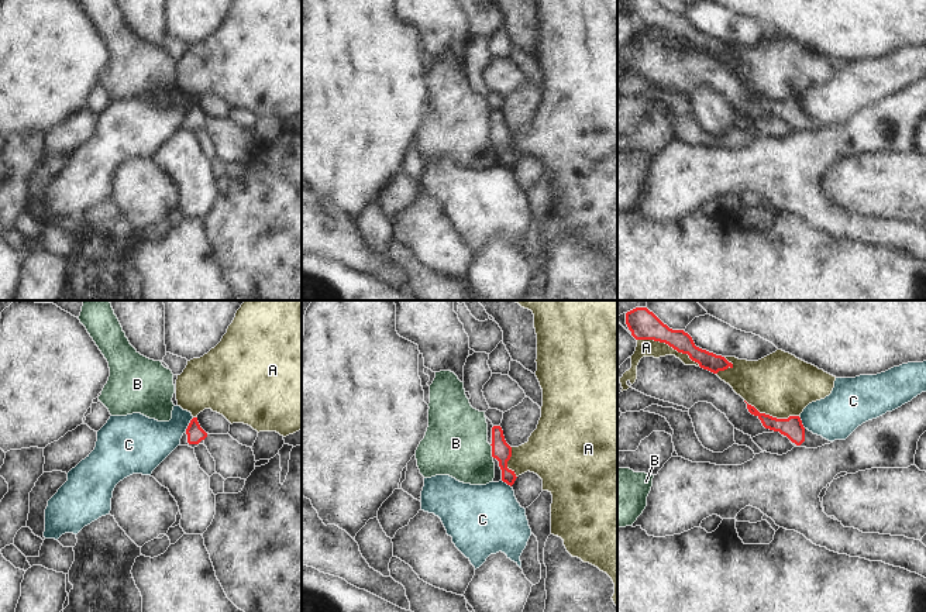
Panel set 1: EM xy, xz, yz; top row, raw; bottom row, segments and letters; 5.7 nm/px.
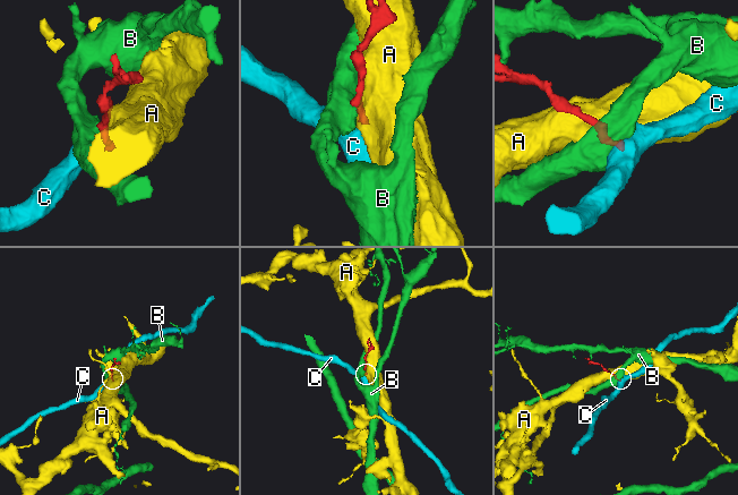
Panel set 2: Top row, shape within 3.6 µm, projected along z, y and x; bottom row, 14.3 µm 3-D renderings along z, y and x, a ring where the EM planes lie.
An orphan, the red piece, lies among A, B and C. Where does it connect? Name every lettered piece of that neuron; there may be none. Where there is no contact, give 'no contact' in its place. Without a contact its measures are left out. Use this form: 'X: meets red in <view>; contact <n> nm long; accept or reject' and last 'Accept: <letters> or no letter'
A: meets red in yz; contact 400 nm long; reject
B: meets red in xz; contact 80 nm long; reject
C: meets red in xy; contact 90 nm long; reject
Accept: no letter

